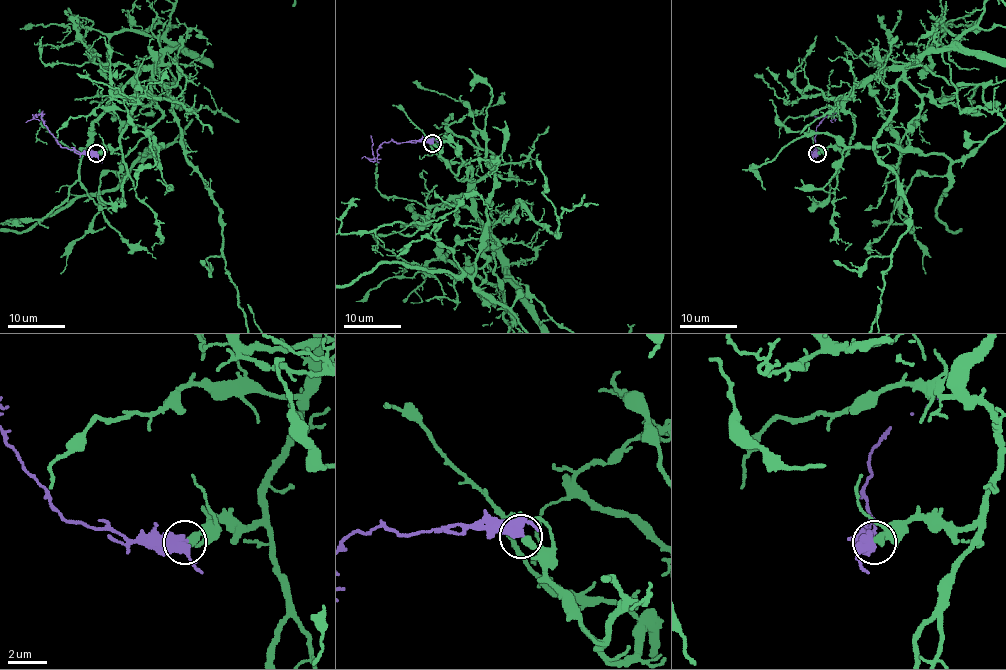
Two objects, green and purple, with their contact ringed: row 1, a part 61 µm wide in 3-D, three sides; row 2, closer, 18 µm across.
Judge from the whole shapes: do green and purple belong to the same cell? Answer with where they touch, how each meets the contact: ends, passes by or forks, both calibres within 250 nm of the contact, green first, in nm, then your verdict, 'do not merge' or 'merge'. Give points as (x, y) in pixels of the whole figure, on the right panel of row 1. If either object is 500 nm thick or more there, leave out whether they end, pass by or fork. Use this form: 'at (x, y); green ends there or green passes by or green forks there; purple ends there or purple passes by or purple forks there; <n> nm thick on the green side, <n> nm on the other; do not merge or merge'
at (817, 153); green ends there; purple passes by; 400 nm thick on the green side, 480 nm on the other; do not merge

